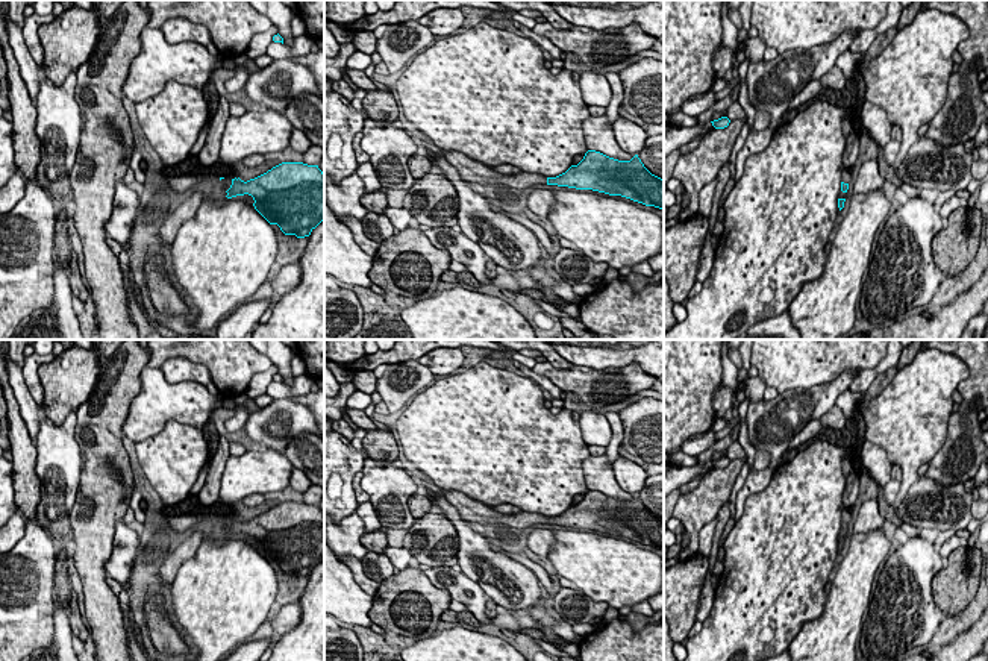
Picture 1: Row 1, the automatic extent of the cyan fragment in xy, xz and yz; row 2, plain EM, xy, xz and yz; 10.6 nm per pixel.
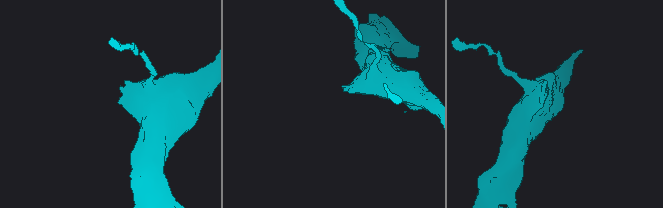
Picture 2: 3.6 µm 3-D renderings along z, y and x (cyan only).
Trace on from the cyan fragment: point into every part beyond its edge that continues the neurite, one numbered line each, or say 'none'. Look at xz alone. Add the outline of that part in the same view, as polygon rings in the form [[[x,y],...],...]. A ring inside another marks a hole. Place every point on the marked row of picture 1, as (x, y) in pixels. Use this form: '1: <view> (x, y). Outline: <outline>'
1: xz (472, 172). Outline: [[[438,150],[436,155],[444,158],[450,165],[453,165],[459,176],[468,183],[503,183],[512,188],[526,190],[536,183],[547,183],[547,177],[536,173],[517,173],[517,174],[500,174],[491,167],[476,162],[471,158],[459,152]]]

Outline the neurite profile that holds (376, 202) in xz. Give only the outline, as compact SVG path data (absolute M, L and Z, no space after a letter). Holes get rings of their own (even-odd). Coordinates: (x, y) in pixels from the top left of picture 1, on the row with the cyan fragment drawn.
M383 191L365 193L361 203L371 212L383 214L388 208L388 199Z

